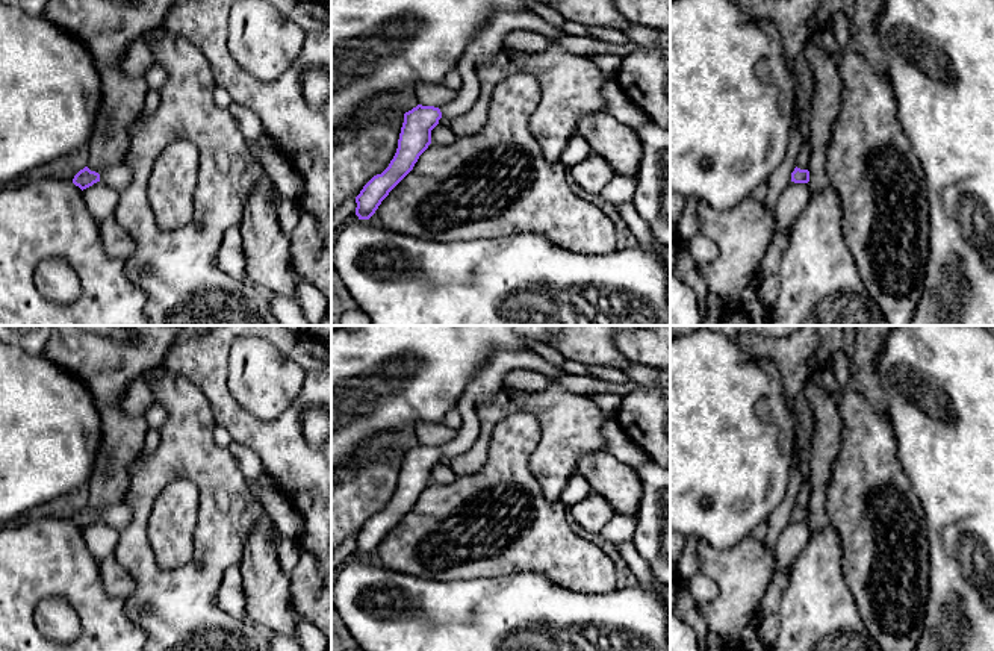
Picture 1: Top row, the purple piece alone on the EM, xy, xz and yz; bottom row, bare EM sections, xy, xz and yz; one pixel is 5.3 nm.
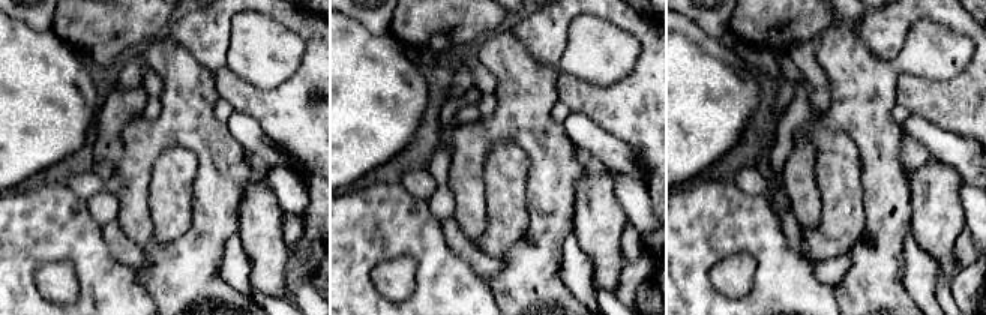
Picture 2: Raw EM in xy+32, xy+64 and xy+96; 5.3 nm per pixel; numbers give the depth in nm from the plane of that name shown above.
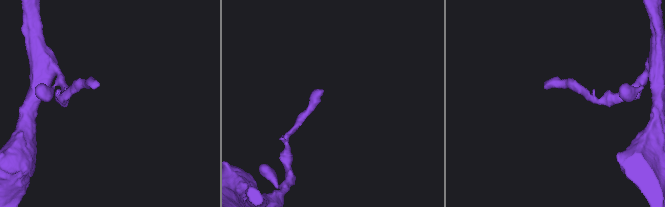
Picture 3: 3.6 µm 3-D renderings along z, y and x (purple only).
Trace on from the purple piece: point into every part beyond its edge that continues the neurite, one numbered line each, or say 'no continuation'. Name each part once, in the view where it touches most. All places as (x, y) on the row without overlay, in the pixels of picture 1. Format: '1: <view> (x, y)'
1: xz (489, 379)

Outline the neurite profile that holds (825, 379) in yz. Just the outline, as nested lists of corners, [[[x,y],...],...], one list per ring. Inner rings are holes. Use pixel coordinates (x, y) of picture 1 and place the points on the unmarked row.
[[[826,366],[822,371],[818,371],[815,374],[814,380],[828,394],[832,394],[834,395],[840,389],[838,383],[835,380],[835,374],[834,374],[834,371],[832,371],[831,366]]]

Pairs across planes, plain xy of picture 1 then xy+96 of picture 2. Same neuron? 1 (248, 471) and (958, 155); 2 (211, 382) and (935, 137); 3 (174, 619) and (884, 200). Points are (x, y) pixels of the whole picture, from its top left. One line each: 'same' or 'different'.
1: same
2: different
3: same

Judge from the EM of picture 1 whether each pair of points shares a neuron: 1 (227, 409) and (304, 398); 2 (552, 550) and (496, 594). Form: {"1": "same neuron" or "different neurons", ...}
{"1": "same neuron", "2": "different neurons"}

